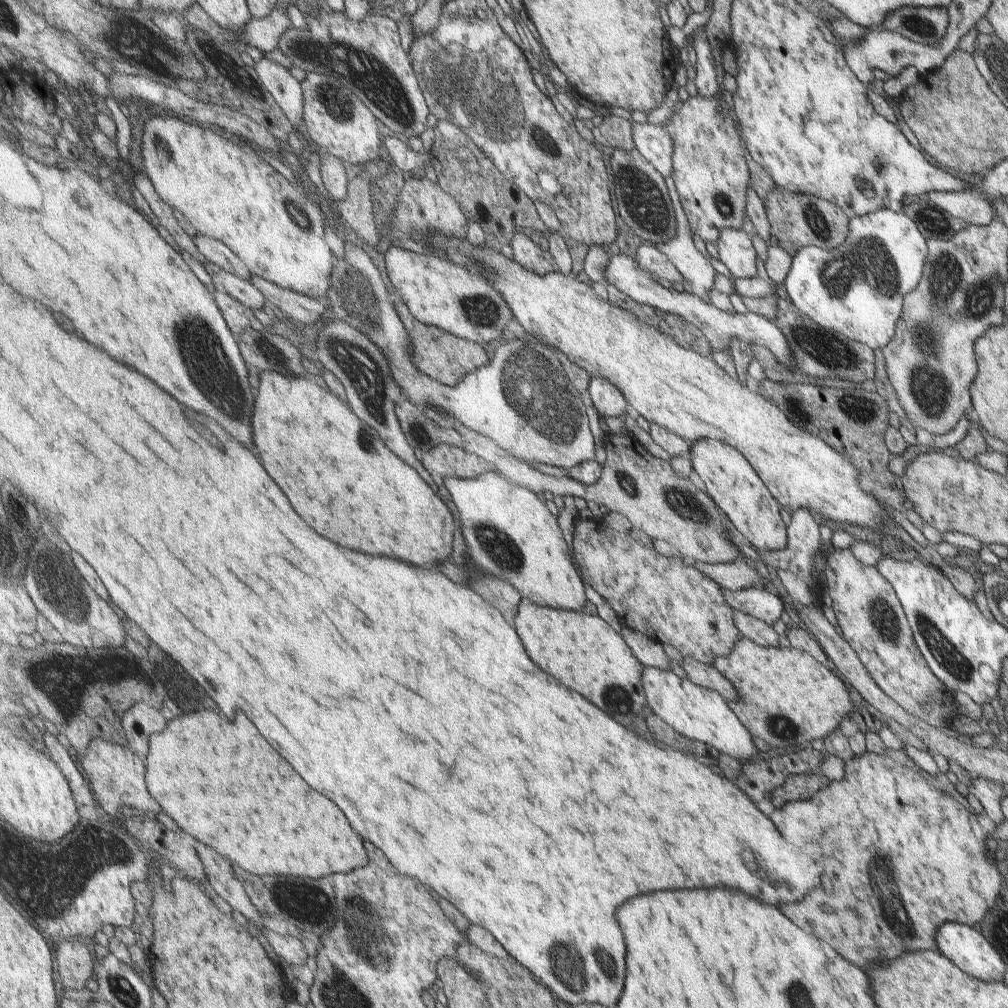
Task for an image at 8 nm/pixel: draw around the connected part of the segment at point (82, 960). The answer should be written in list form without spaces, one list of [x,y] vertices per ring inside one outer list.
[[[81,939],[62,940],[54,953],[57,954],[57,974],[64,988],[83,990],[89,978],[94,978],[96,963],[87,942]]]

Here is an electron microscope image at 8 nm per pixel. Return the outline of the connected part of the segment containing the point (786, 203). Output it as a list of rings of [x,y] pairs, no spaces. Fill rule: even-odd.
[[[777,185],[764,198],[764,209],[770,224],[770,234],[777,238],[781,247],[790,257],[804,246],[816,246],[823,250],[833,250],[848,237],[848,215],[825,199],[803,193],[790,193]]]

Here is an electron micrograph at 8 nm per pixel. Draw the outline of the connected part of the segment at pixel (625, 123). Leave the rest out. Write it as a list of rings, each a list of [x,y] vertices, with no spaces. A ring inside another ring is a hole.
[[[609,115],[601,125],[592,129],[595,142],[599,145],[611,146],[613,149],[633,150],[634,122],[625,118]]]

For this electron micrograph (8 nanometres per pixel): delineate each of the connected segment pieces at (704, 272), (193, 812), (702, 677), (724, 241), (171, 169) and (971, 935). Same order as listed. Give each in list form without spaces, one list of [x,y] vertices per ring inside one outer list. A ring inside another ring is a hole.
[[[674,210],[674,213],[676,235],[669,239],[669,242],[656,243],[653,246],[657,247],[675,265],[679,274],[683,277],[683,282],[687,282],[691,286],[692,293],[701,300],[708,302],[708,290],[713,287],[713,278],[715,278],[716,272],[711,267],[709,261],[695,249],[693,241],[691,241],[690,228],[683,210]]]
[[[211,710],[169,720],[162,733],[151,736],[145,763],[149,792],[178,828],[197,842],[217,850],[233,865],[245,868],[249,874],[319,880],[329,874],[351,872],[369,864],[365,840],[355,834],[339,806],[311,788],[301,774],[277,754],[243,712],[239,712],[237,722]]]
[[[683,657],[679,665],[689,682],[717,691],[729,702],[737,702],[738,693],[734,686],[713,665],[700,663],[691,657]]]
[[[724,229],[714,243],[718,260],[729,270],[735,279],[750,279],[757,275],[755,269],[755,249],[750,236],[742,229]]]
[[[155,115],[145,123],[142,136],[143,164],[154,187],[171,208],[178,209],[191,222],[198,234],[201,232],[201,235],[224,242],[253,275],[314,299],[327,296],[337,258],[325,242],[323,226],[316,223],[316,212],[321,205],[305,194],[299,185],[289,182],[251,147],[227,140],[211,126],[185,122],[184,118],[177,116]],[[289,206],[297,206],[297,217],[295,213],[292,213],[294,217],[289,214]]]
[[[945,924],[937,934],[937,948],[945,958],[953,958],[965,974],[985,980],[999,982],[1005,974],[1005,964],[989,942],[969,926]]]

